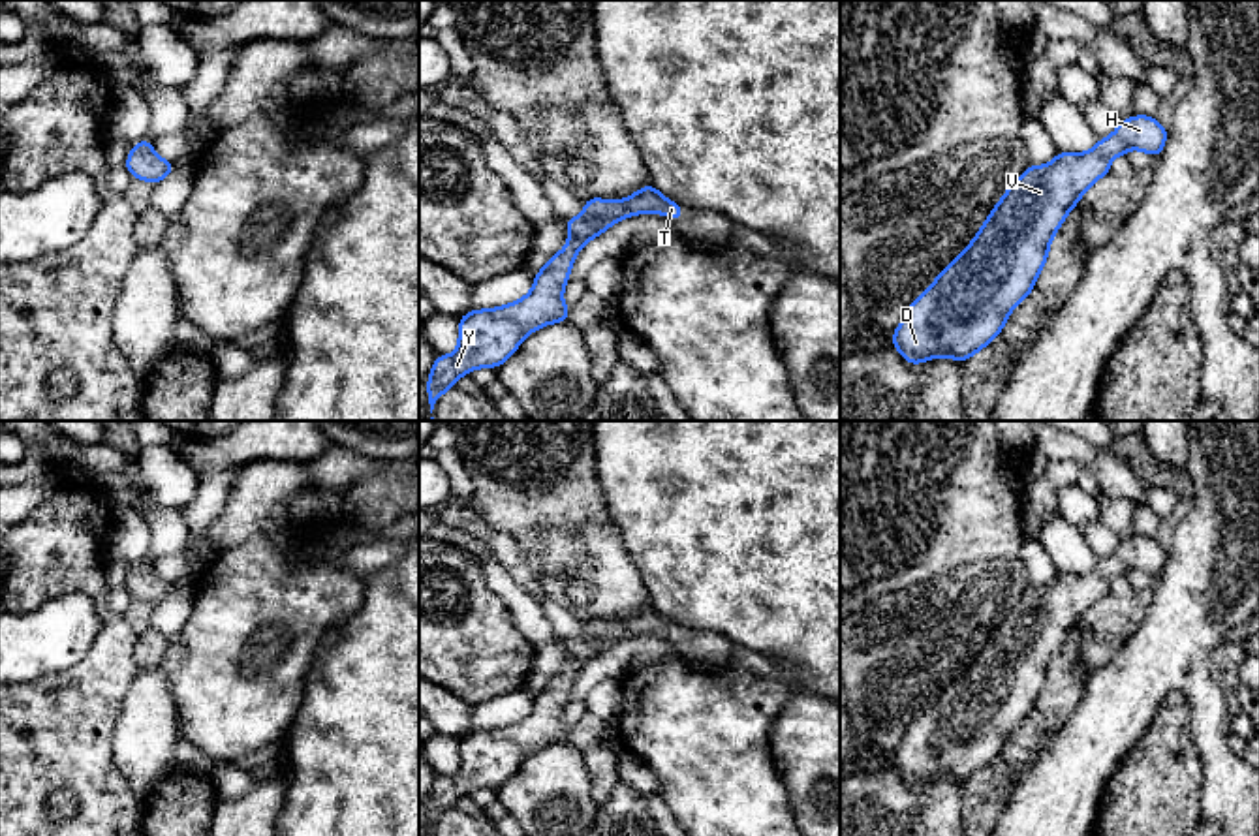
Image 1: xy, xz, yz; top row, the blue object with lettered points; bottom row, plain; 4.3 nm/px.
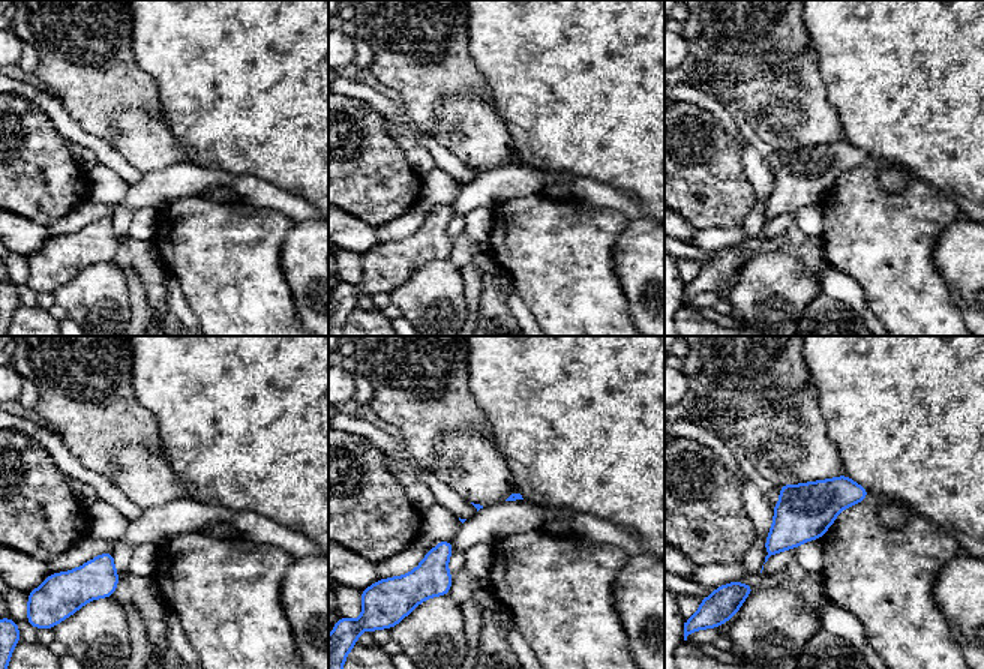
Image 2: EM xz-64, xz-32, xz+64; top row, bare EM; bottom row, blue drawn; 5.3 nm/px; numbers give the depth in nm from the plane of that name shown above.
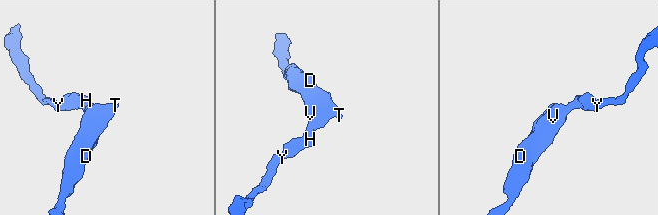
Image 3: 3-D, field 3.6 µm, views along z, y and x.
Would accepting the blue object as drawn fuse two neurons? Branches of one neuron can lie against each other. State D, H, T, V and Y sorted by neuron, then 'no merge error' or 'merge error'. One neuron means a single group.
D H T V Y | no merge error

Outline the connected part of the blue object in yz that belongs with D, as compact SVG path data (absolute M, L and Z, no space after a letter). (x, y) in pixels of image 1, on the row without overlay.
M1135 535L1120 541L1116 552L1097 560L1088 573L1058 573L1047 588L1030 584L990 631L968 669L908 727L900 746L889 759L906 783L921 785L932 778L966 783L988 766L1002 753L1011 731L1034 710L1060 644L1079 626L1080 616L1111 594L1111 579L1139 569L1156 581L1167 556L1169 552L1156 537Z

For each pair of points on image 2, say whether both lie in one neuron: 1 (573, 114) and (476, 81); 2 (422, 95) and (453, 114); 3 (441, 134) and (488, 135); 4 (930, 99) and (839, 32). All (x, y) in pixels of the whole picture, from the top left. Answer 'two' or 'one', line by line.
1: two
2: two
3: one
4: one

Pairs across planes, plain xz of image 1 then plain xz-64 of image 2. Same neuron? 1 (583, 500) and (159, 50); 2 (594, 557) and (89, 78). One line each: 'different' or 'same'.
1: different
2: different

